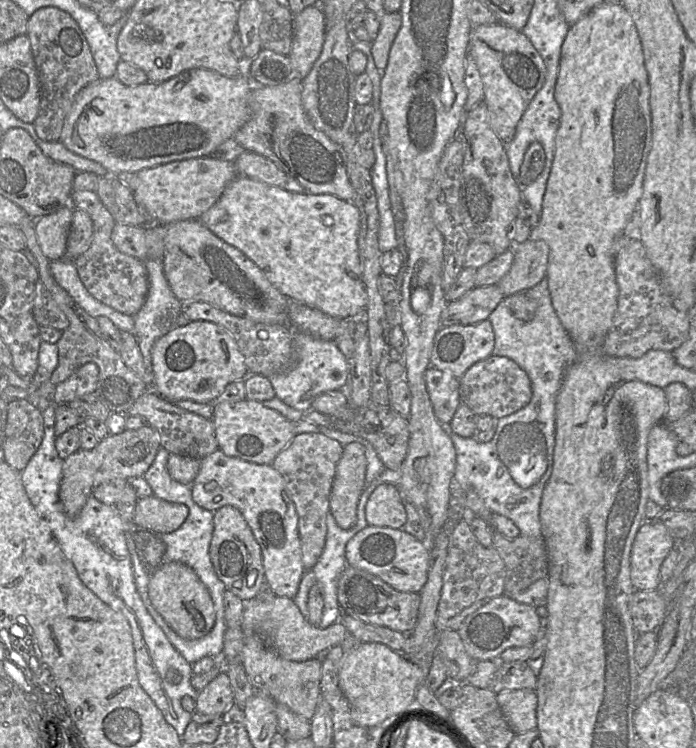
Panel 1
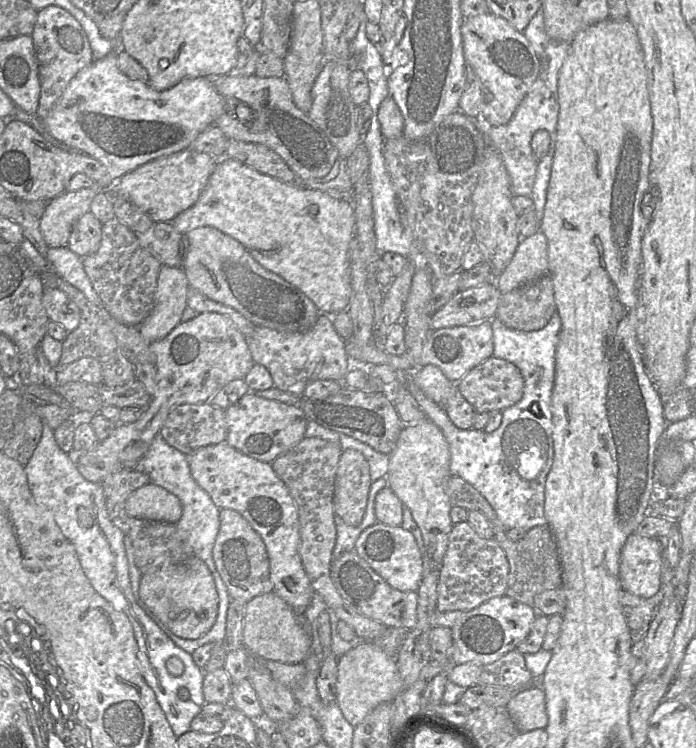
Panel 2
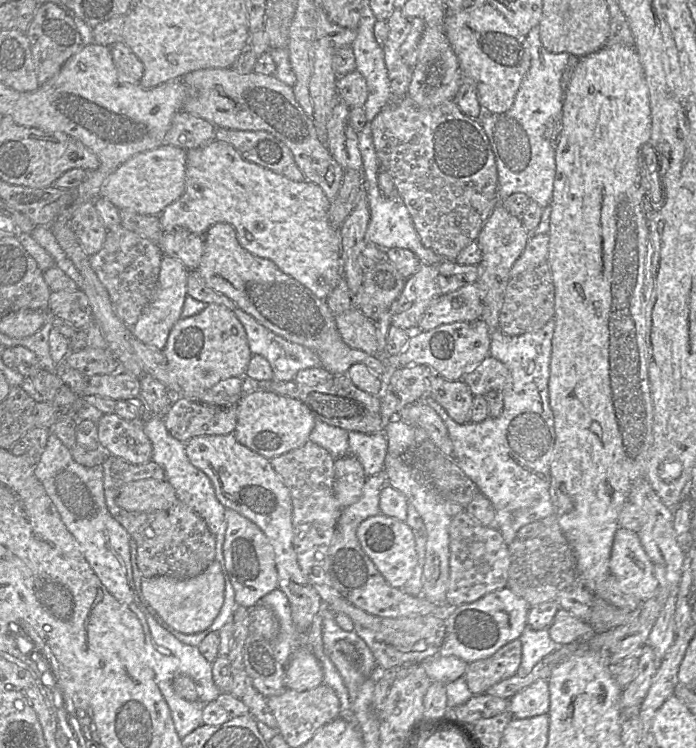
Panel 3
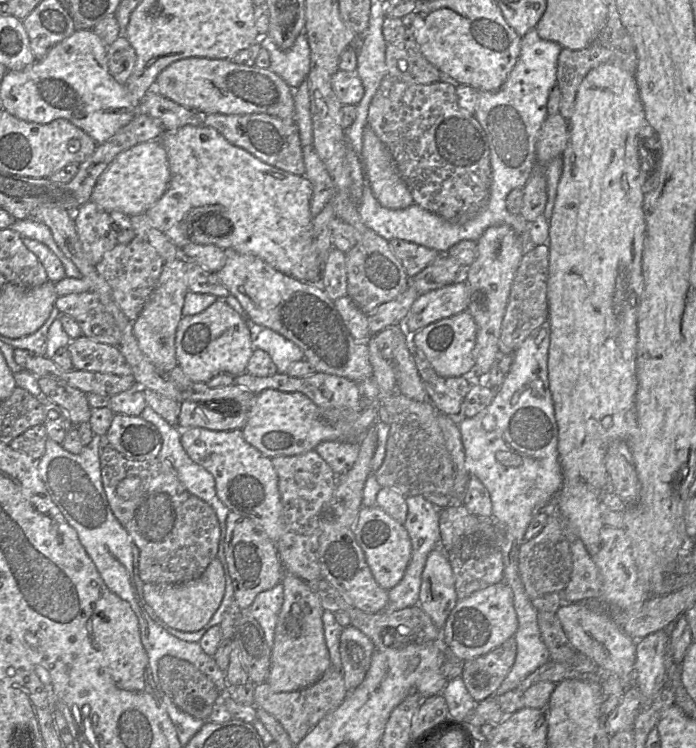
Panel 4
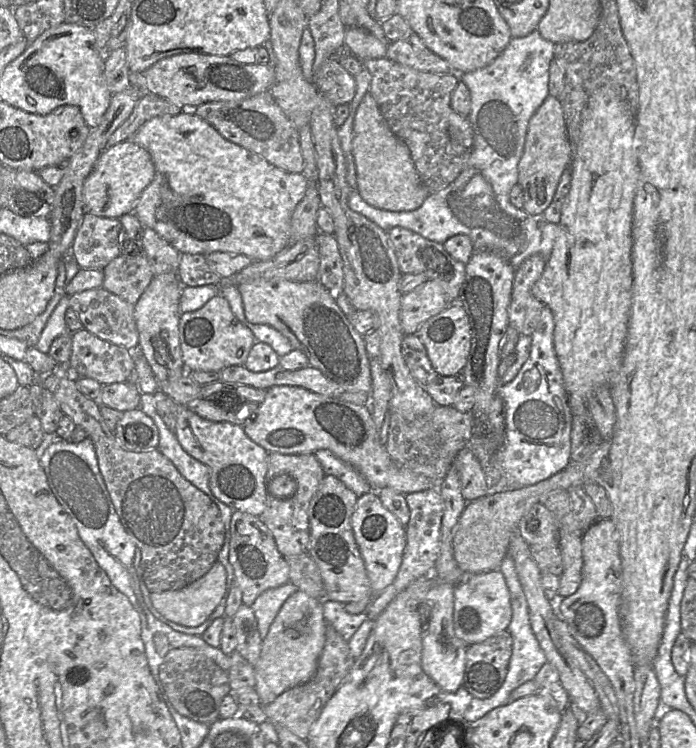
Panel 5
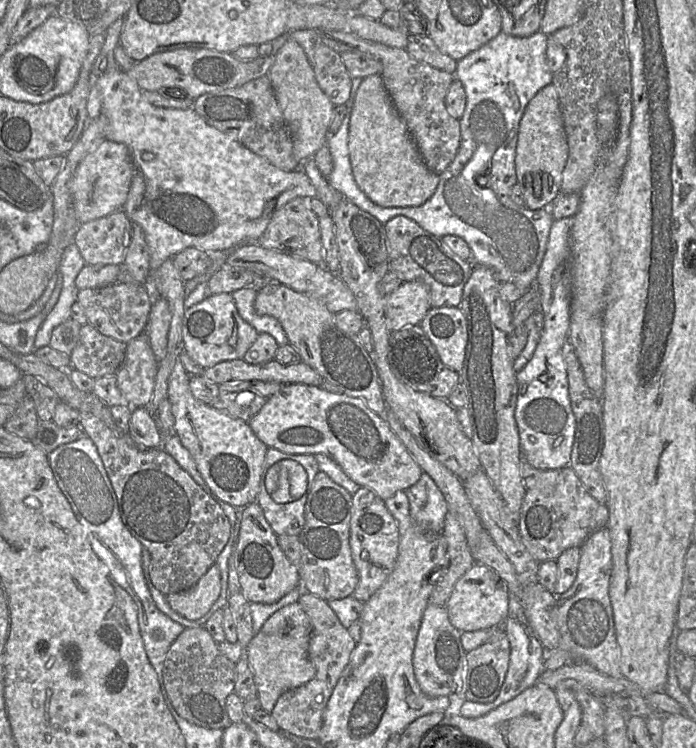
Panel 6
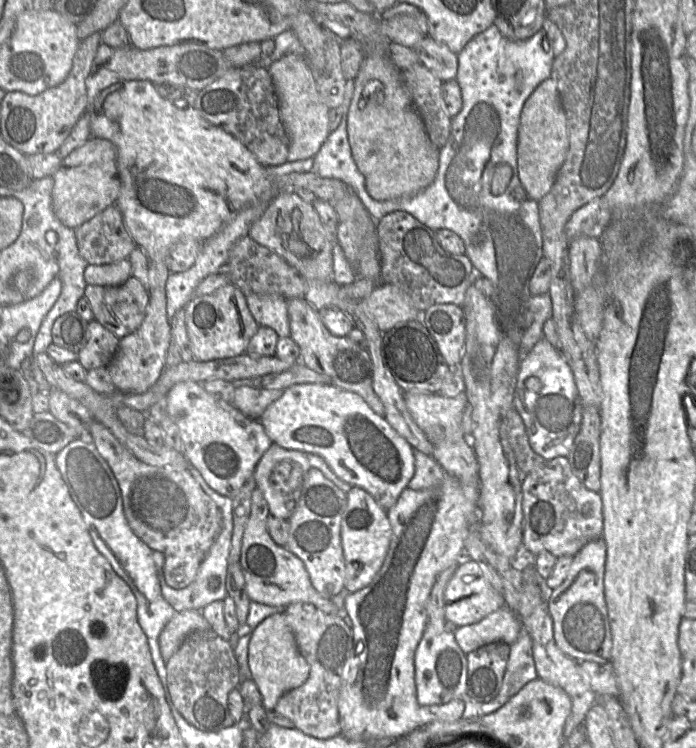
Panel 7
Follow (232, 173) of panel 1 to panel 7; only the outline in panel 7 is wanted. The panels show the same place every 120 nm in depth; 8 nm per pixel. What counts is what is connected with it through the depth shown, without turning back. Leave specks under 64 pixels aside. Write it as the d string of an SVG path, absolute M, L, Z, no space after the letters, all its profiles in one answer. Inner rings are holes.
M92 136L62 159L52 178L54 213L64 225L76 230L107 207L116 204L121 189L116 146L108 139Z

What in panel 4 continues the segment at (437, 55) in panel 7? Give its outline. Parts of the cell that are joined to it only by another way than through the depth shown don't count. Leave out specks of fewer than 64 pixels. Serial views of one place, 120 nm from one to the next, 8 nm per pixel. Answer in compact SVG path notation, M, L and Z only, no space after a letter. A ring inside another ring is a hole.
M407 26L395 41L388 43L386 65L388 75L402 82L432 84L450 81L421 53L411 26Z

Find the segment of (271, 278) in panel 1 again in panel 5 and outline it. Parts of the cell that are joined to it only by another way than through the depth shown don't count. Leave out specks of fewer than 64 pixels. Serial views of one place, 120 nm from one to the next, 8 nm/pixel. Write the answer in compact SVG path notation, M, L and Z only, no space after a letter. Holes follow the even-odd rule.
M195 109L153 117L131 140L150 153L155 167L154 179L142 192L133 213L180 254L227 252L243 254L253 261L266 261L292 242L291 216L309 186L303 173L284 171L262 156L230 142L195 114Z

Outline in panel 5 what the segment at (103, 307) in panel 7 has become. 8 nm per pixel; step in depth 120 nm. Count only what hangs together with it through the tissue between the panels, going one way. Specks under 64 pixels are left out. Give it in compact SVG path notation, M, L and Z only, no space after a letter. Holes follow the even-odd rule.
M101 287L70 296L69 308L77 313L83 328L91 334L131 352L138 351L138 331L134 317L135 305L127 303Z

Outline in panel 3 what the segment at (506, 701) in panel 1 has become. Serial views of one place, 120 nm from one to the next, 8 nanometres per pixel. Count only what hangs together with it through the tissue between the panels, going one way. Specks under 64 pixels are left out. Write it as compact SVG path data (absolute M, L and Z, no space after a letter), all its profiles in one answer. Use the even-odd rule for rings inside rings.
M538 680L509 699L508 711L513 718L531 718L547 714L550 706L548 680Z

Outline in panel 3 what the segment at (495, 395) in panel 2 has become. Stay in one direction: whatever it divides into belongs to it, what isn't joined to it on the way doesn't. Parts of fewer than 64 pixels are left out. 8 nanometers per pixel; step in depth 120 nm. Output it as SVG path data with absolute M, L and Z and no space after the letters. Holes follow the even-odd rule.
M488 355L462 380L474 396L485 396L492 390L504 392L512 383L512 375L504 363Z

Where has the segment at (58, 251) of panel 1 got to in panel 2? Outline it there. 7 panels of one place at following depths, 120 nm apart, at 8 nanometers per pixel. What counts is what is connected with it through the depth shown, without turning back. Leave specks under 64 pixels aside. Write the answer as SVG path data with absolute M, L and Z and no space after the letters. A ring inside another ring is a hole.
M97 185L65 191L49 201L40 217L40 231L49 248L64 247L75 222L90 210L93 198L101 191Z

